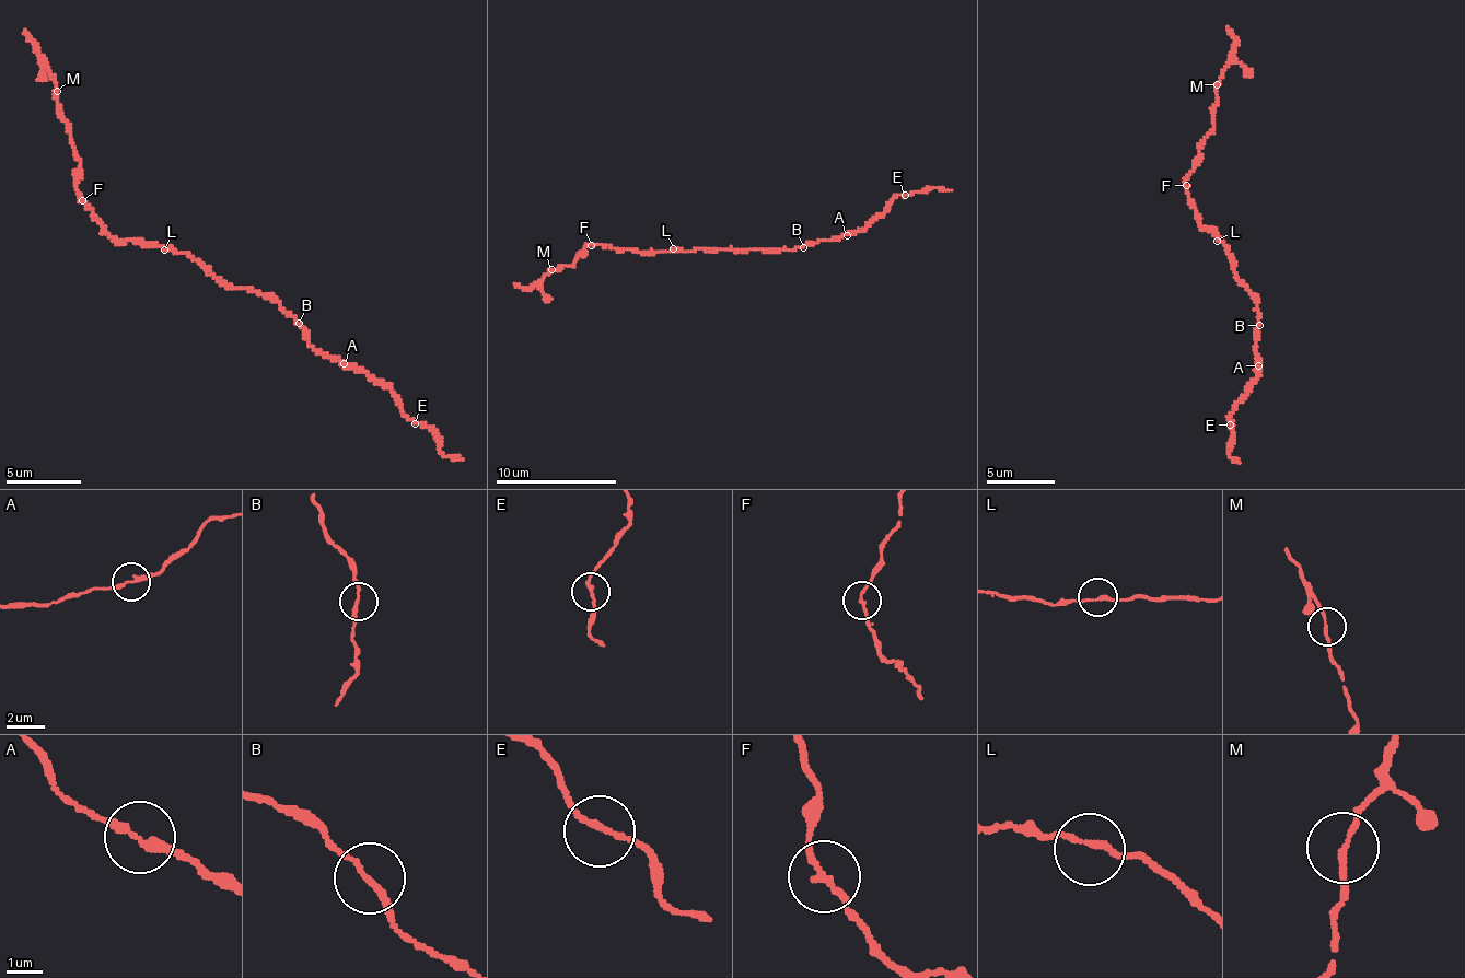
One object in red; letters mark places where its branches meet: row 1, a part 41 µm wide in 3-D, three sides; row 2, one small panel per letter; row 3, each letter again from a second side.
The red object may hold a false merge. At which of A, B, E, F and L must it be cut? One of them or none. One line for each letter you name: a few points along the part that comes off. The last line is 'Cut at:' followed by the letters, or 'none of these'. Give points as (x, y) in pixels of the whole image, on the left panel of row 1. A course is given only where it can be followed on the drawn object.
F: Course of the part to remove: (82, 201), (70, 124), (57, 109), (55, 74), (25, 30)
Cut at: F

